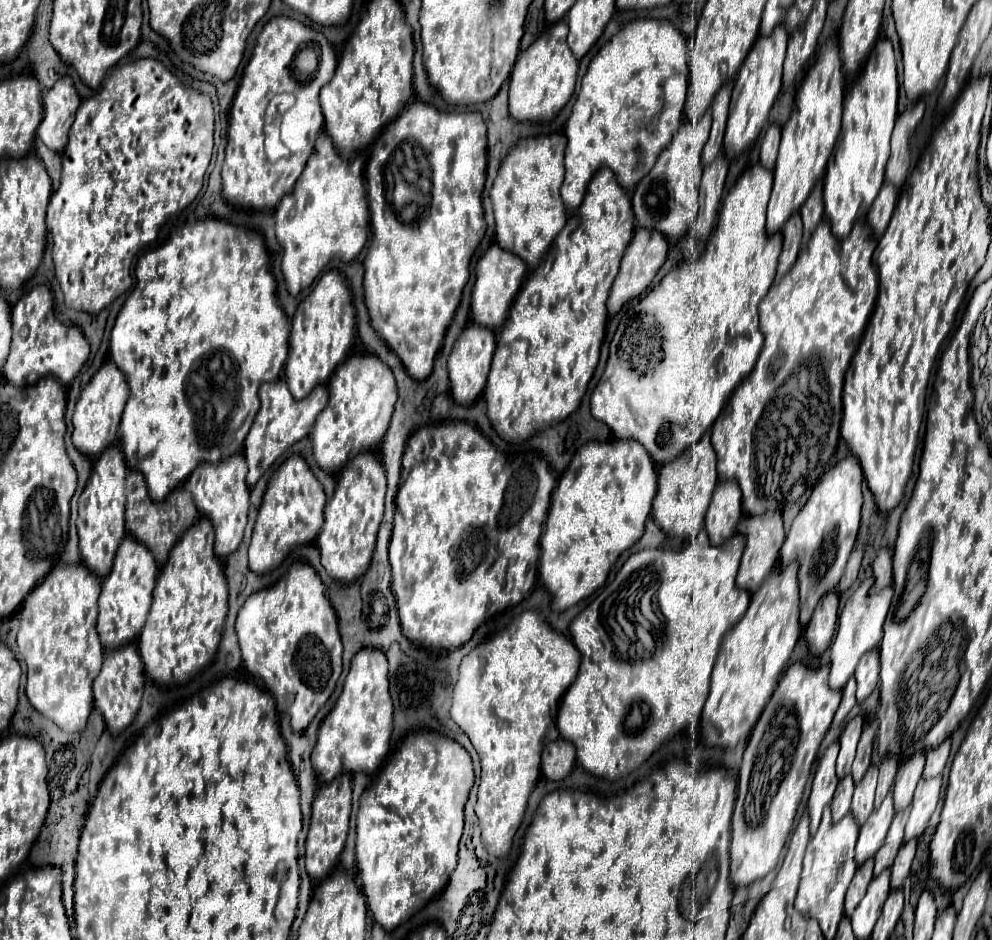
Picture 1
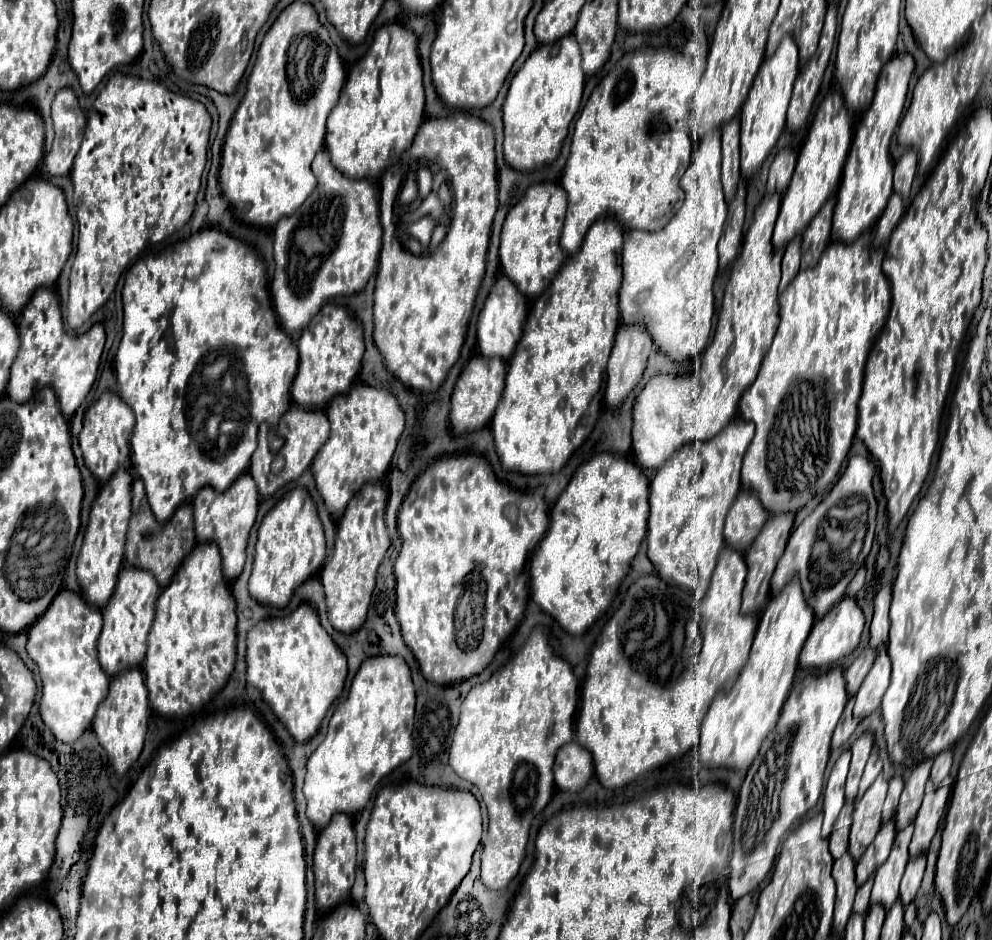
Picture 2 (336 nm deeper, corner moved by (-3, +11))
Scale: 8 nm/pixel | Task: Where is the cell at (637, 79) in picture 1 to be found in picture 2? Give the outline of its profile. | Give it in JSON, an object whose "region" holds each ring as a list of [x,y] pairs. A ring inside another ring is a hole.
{"region":[[[647,49],[619,59],[615,69],[593,89],[575,123],[569,161],[561,177],[561,187],[567,191],[567,217],[559,243],[567,255],[579,251],[589,227],[601,217],[615,217],[625,231],[659,231],[673,219],[683,203],[679,179],[691,163],[695,145],[689,117],[691,99],[701,83],[703,71],[703,59],[693,59],[671,49]]]}

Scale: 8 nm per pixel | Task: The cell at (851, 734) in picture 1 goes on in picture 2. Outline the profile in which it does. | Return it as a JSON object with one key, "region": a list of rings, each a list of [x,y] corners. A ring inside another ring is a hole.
{"region":[[[863,733],[851,747],[853,759],[851,759],[851,769],[849,769],[849,777],[847,777],[847,787],[845,787],[845,797],[847,799],[855,799],[857,795],[857,787],[859,787],[859,779],[863,775],[865,763],[869,759],[873,747],[873,735],[871,733]]]}

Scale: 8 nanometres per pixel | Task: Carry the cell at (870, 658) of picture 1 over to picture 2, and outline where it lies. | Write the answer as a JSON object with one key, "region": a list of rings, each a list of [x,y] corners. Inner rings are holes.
{"region":[[[881,651],[869,675],[865,677],[865,683],[855,695],[855,717],[857,719],[865,719],[881,705],[883,693],[889,687],[889,677],[891,677],[891,661],[887,657],[887,651]]]}

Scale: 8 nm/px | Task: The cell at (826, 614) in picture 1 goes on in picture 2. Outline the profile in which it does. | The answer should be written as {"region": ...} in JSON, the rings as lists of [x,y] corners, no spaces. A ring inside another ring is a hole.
{"region":[[[843,597],[837,607],[833,607],[823,619],[819,619],[813,625],[813,631],[809,633],[809,639],[805,641],[805,647],[799,655],[799,667],[823,667],[831,665],[837,659],[853,653],[861,643],[861,633],[865,627],[865,615],[863,609],[857,605],[853,597]]]}

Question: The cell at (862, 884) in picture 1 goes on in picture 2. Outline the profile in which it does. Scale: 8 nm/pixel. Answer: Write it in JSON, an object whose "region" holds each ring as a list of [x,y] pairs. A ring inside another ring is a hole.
{"region":[[[869,877],[869,881],[857,889],[857,897],[855,897],[855,905],[853,905],[853,911],[855,913],[861,913],[863,915],[869,909],[871,887],[873,887],[873,877]]]}

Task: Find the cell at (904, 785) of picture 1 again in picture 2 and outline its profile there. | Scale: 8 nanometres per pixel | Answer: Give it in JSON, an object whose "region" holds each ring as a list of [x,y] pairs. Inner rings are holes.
{"region":[[[933,759],[929,761],[923,761],[919,763],[911,777],[905,781],[905,789],[901,793],[901,801],[899,801],[899,807],[897,807],[897,815],[895,815],[895,825],[897,825],[897,831],[905,829],[909,823],[913,823],[919,807],[921,807],[921,801],[923,801],[923,793],[925,793],[925,783],[929,779],[929,771],[931,771],[931,763]]]}

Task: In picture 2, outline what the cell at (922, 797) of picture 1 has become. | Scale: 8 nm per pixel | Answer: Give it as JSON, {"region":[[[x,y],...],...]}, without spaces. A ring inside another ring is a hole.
{"region":[[[947,777],[945,783],[941,783],[941,787],[933,787],[931,781],[927,783],[923,805],[915,817],[915,833],[913,833],[913,839],[909,845],[911,855],[919,855],[929,849],[931,839],[933,839],[933,835],[939,827],[939,821],[945,813],[945,807],[947,807],[951,783],[953,783],[951,777]]]}

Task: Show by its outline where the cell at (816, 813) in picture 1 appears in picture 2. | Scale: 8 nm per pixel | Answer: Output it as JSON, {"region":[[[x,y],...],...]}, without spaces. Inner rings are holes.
{"region":[[[845,751],[837,759],[837,763],[829,775],[827,787],[825,787],[825,797],[823,797],[823,815],[825,815],[823,835],[825,837],[829,837],[833,823],[845,803],[845,779],[847,779],[847,771],[849,771],[849,761],[851,761],[851,753]]]}

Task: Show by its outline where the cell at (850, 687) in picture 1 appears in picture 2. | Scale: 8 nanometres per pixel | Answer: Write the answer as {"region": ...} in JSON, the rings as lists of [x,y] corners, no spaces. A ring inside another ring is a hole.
{"region":[[[851,699],[851,701],[847,703],[847,707],[845,707],[841,719],[839,719],[839,723],[837,723],[835,733],[833,733],[833,743],[831,743],[833,749],[841,747],[841,745],[853,735],[853,731],[855,731],[857,725],[859,725],[859,719],[853,715],[853,699]]]}

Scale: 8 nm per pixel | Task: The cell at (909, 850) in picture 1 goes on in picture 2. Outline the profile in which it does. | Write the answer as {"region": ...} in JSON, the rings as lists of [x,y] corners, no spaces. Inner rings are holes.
{"region":[[[917,855],[917,859],[911,857],[901,881],[901,901],[905,907],[915,899],[923,879],[923,871],[925,871],[925,855]]]}

